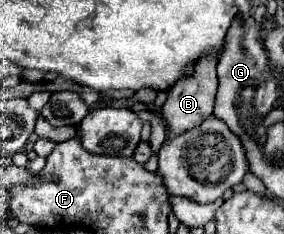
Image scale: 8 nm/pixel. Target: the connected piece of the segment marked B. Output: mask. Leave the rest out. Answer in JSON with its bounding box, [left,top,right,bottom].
[160,57,218,141]

